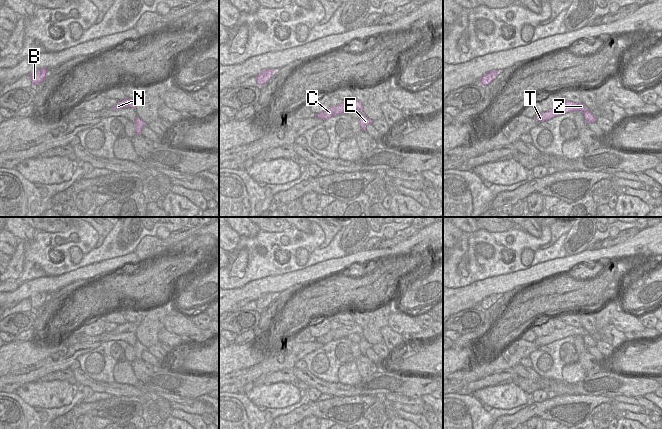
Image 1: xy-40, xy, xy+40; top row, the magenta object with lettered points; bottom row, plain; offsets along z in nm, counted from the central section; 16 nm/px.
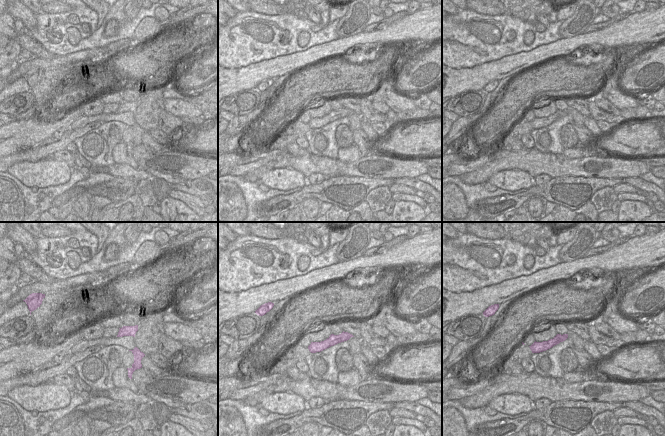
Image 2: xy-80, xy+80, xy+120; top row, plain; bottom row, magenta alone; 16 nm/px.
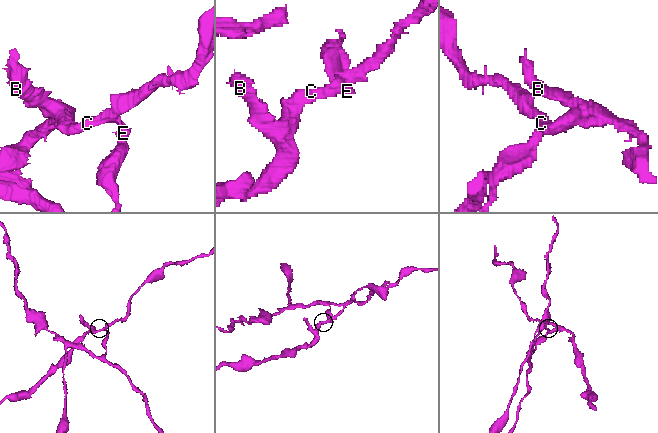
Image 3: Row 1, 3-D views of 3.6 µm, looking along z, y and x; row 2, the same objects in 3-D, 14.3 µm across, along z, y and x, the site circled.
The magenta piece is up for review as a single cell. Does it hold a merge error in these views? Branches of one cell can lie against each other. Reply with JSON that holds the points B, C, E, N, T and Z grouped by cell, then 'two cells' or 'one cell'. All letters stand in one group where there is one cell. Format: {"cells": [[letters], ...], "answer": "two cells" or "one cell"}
{"cells": [["B", "C", "N", "T", "Z"], ["E"]], "answer": "two cells"}

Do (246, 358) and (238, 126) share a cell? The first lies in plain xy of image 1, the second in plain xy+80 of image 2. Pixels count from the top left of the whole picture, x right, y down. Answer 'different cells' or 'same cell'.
different cells

